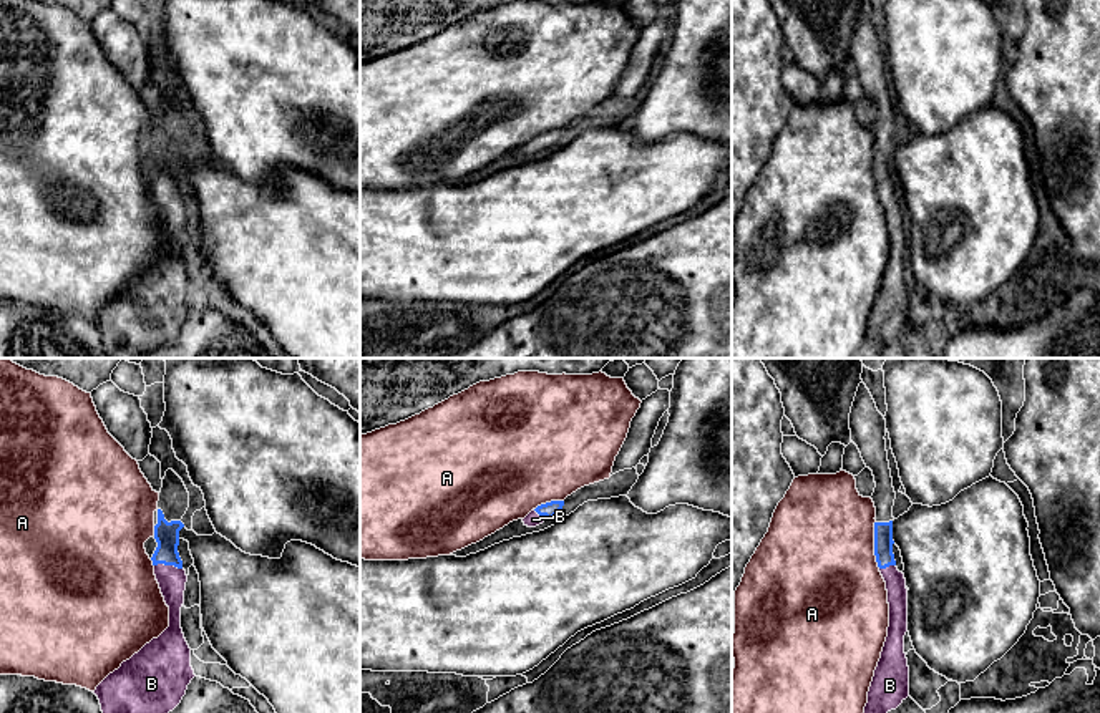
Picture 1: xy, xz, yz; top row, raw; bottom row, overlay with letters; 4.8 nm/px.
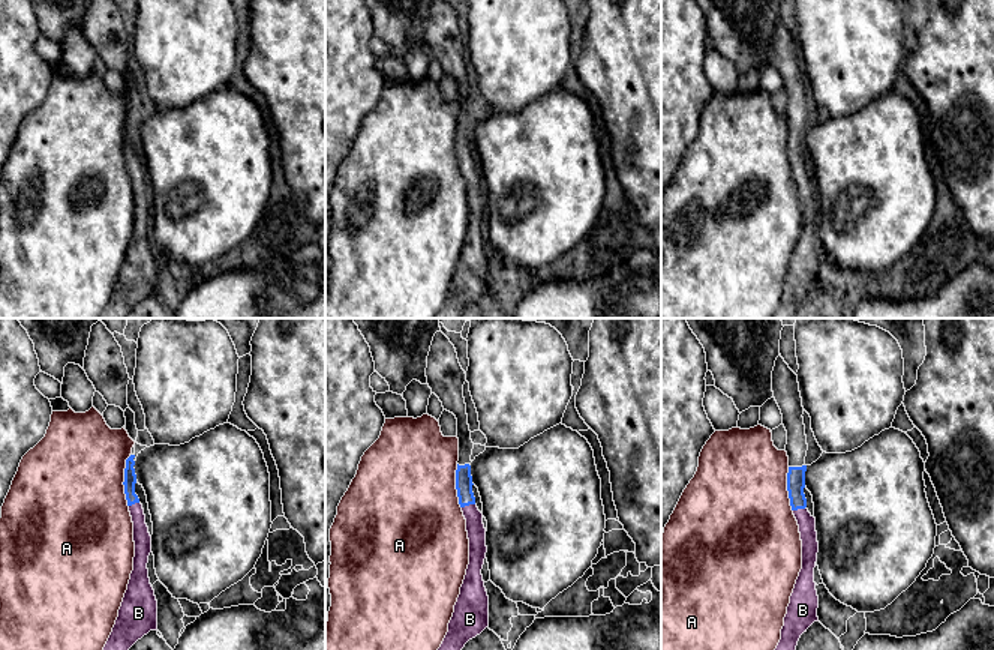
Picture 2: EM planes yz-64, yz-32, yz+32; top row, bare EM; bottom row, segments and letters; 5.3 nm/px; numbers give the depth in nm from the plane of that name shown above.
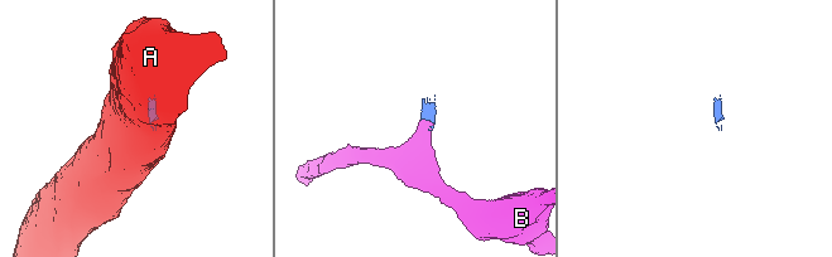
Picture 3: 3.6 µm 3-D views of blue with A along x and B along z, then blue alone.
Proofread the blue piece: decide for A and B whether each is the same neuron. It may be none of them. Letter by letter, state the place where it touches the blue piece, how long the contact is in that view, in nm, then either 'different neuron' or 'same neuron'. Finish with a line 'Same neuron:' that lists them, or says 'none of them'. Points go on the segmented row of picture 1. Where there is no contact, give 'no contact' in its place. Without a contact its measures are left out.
A: yz (875, 544) | 240 nm | different neuron
B: xy (168, 564) | 140 nm | same neuron
Same neuron: B

